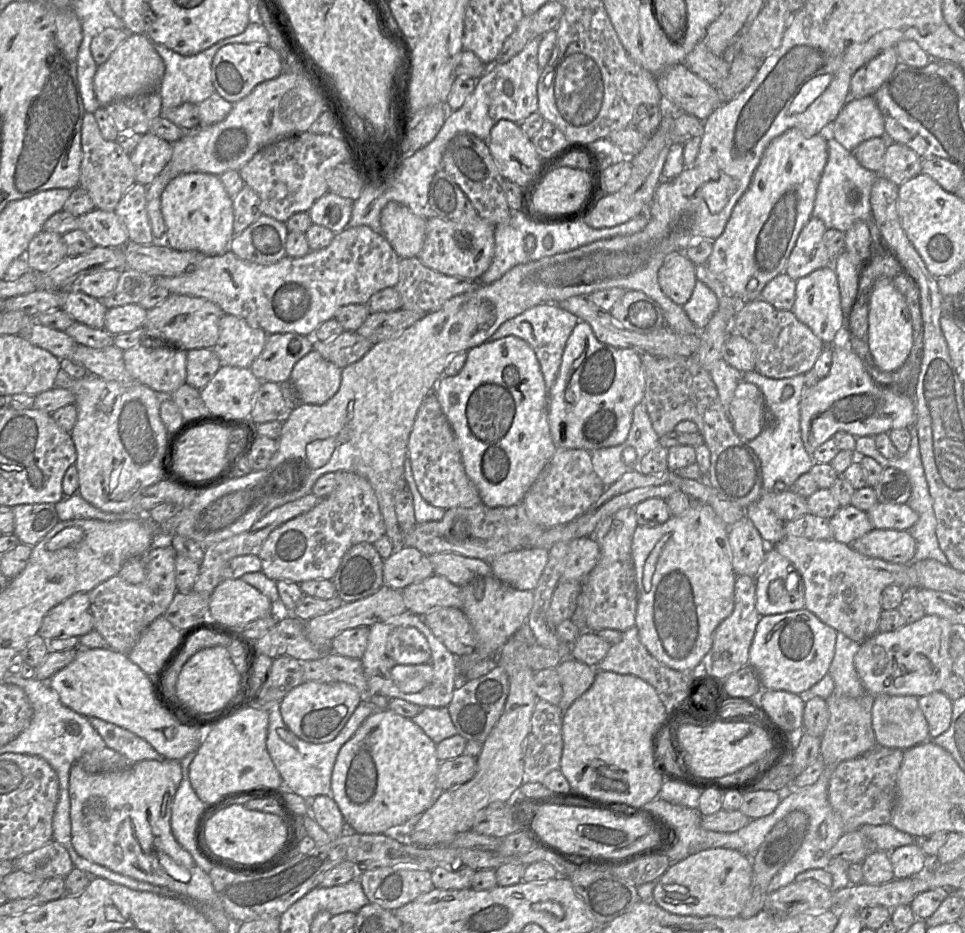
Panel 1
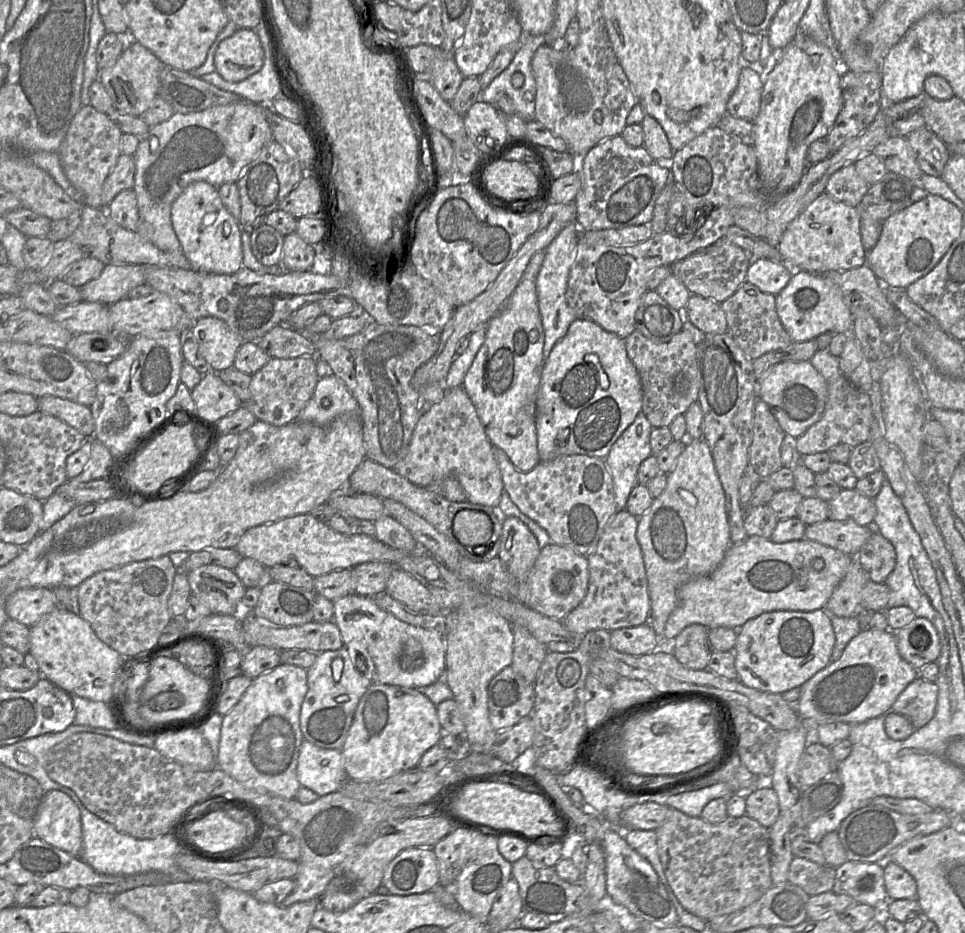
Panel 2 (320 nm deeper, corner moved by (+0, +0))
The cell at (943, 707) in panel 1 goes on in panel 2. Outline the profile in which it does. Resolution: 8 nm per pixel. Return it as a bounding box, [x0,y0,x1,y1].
[890,677,937,729]

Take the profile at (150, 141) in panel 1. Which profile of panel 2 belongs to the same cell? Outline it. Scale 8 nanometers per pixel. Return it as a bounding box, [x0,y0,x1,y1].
[102,153,135,209]

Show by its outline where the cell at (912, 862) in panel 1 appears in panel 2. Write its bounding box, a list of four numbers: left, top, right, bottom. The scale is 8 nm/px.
[884,860,917,900]

